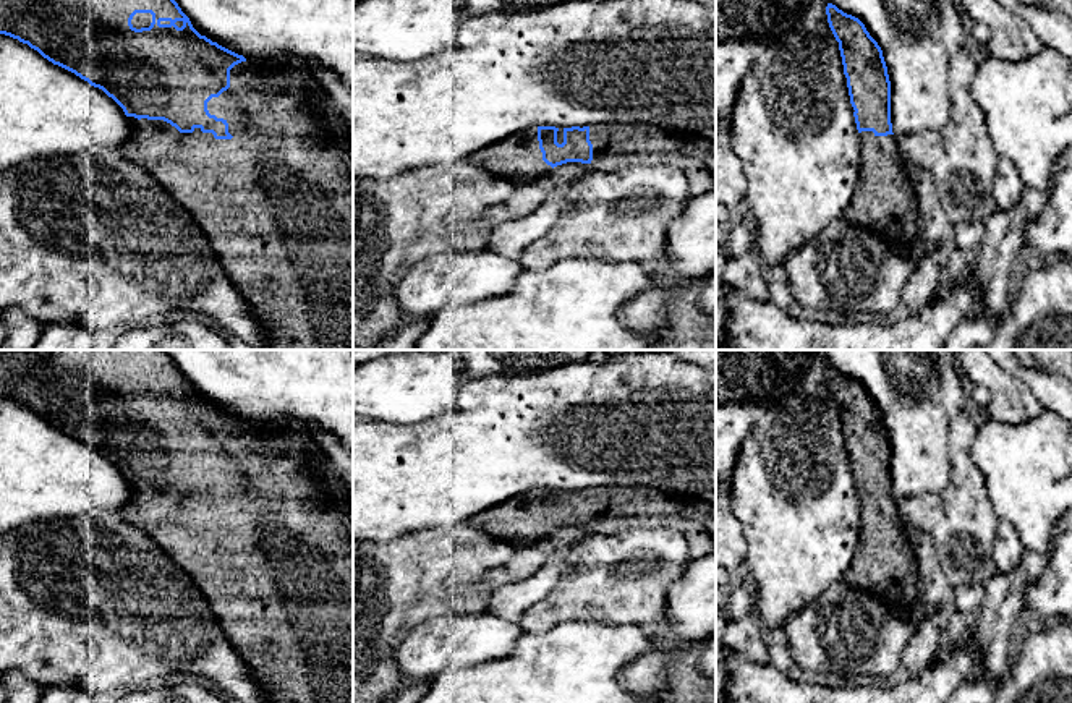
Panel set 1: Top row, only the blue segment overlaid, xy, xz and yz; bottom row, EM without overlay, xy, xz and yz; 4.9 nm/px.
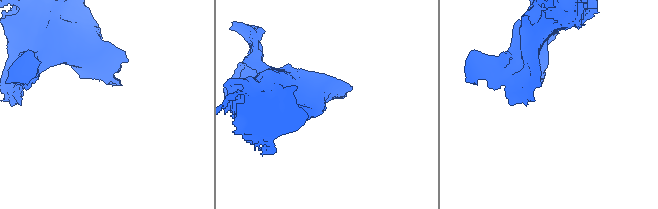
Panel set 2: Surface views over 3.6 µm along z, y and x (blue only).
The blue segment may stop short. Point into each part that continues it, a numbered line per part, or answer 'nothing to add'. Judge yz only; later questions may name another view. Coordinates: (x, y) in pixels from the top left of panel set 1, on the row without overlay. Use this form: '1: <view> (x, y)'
1: yz (884, 562)

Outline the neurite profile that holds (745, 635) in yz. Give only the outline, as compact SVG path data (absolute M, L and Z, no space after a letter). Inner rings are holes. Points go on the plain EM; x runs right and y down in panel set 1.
M756 609L740 619L729 619L724 643L730 651L753 663L769 663L766 630Z

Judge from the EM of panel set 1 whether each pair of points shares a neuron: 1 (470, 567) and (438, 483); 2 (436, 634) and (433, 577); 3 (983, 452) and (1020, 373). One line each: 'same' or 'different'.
1: different
2: different
3: different

